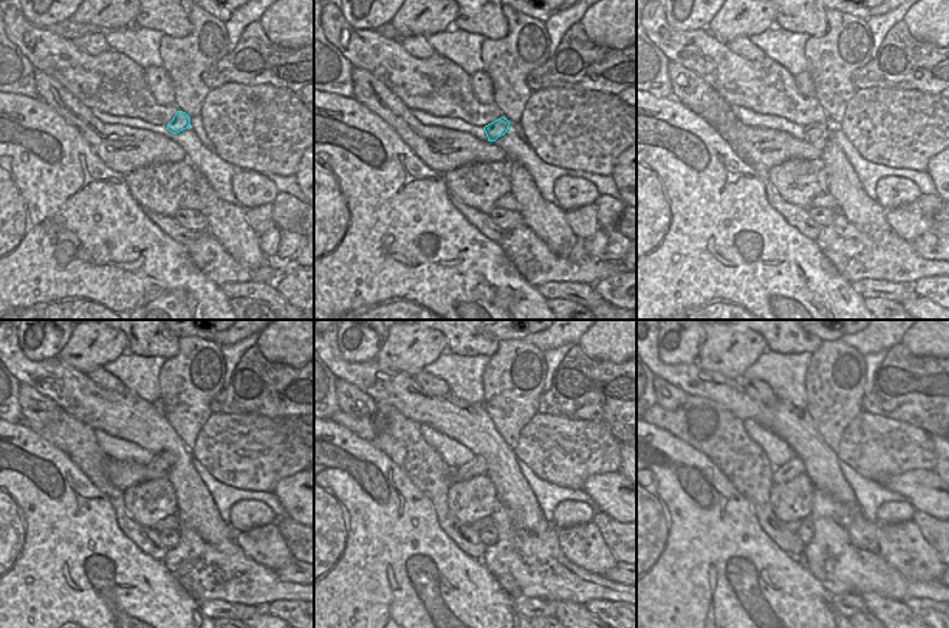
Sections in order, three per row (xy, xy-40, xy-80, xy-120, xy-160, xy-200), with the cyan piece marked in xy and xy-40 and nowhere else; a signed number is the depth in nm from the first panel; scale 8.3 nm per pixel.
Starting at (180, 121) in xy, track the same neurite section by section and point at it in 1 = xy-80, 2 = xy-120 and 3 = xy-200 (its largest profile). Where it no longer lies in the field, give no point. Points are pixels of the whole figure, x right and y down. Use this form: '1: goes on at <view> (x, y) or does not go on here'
1: goes on at xy-80 (814, 131)
2: goes on at xy-120 (162, 463)
3: goes on at xy-200 (791, 470)

